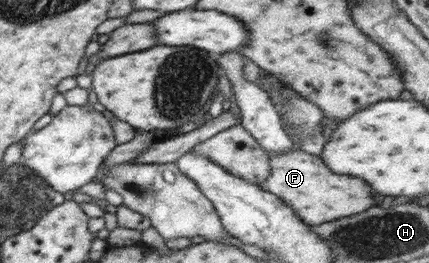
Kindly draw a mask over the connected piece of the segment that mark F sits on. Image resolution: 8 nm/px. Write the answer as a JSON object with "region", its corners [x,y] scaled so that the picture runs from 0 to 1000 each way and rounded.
{"region":[[[692,559],[664,582],[622,582],[622,589],[629,654],[604,707],[639,738],[669,787],[678,787],[688,817],[716,856],[744,856],[790,825],[832,817],[874,779],[869,757],[874,734],[865,734],[865,719],[846,681],[772,658],[739,589],[711,582]]]}

